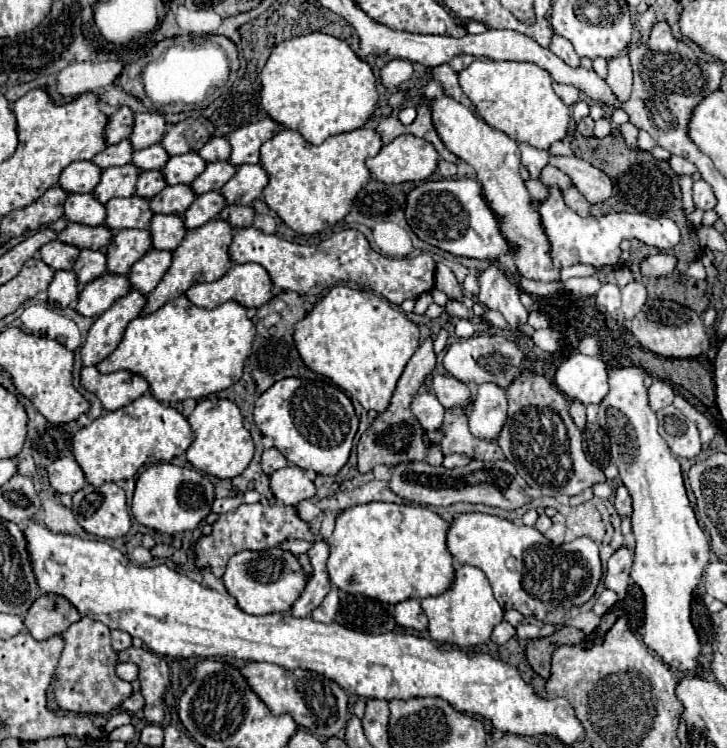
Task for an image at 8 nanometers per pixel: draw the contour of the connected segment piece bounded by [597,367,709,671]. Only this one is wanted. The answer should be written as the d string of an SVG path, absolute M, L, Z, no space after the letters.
M641 367L613 369L609 375L611 389L599 403L597 421L611 439L613 463L633 499L631 523L637 545L631 579L645 595L643 641L669 667L695 671L701 643L691 625L689 605L691 593L709 563L709 543L689 505L679 461L657 431L657 417L647 401L645 375Z

